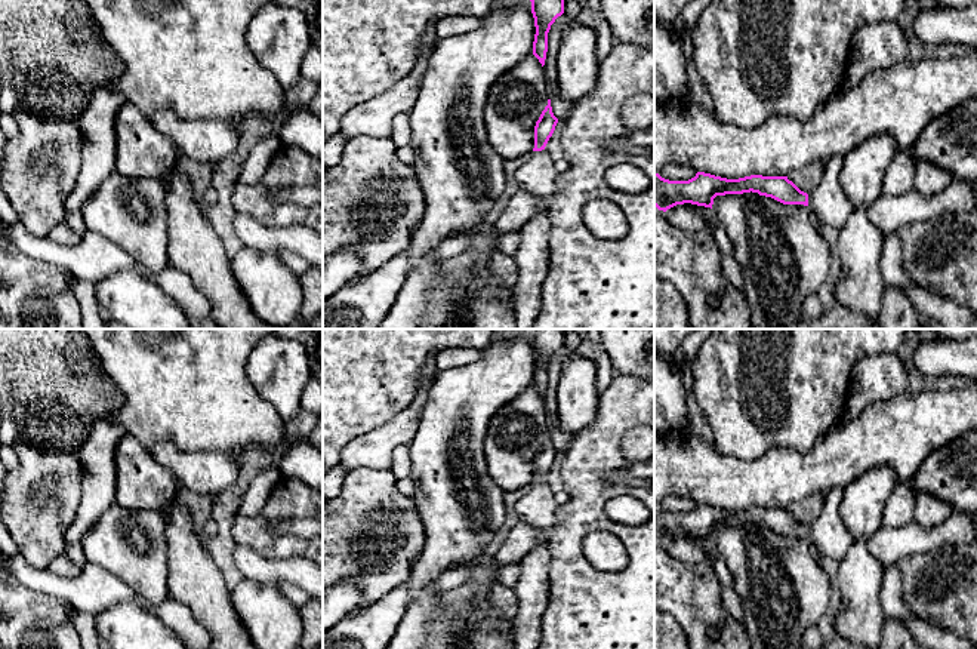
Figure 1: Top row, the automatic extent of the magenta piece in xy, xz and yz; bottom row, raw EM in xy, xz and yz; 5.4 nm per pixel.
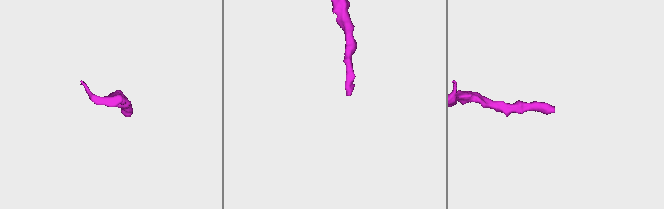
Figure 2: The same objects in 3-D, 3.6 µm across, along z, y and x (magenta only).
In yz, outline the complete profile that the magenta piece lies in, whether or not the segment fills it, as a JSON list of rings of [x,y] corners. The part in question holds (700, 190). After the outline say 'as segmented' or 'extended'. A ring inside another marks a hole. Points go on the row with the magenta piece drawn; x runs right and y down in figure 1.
[[[842,157],[827,159],[823,178],[810,194],[801,191],[788,176],[751,175],[739,179],[727,179],[697,172],[688,181],[669,181],[654,173],[654,206],[663,212],[684,203],[712,209],[716,196],[752,191],[783,204],[808,206],[820,222],[839,230],[854,212],[854,204],[839,182],[842,166]]] | extended

